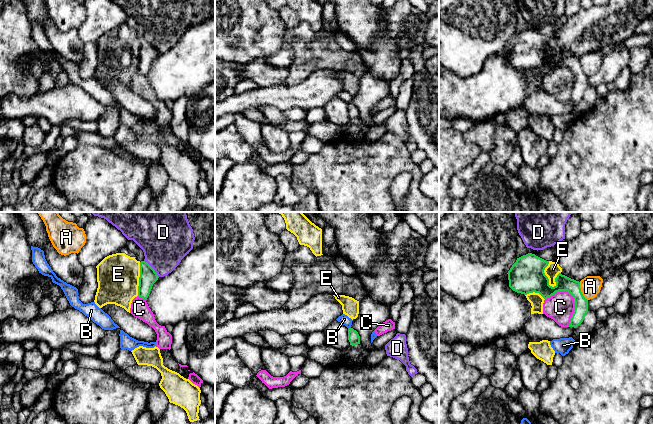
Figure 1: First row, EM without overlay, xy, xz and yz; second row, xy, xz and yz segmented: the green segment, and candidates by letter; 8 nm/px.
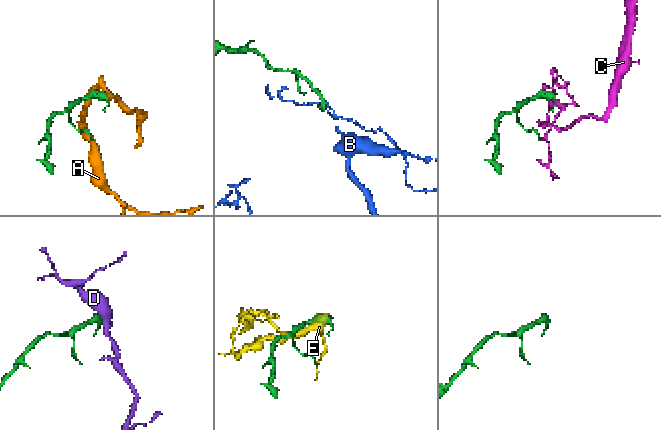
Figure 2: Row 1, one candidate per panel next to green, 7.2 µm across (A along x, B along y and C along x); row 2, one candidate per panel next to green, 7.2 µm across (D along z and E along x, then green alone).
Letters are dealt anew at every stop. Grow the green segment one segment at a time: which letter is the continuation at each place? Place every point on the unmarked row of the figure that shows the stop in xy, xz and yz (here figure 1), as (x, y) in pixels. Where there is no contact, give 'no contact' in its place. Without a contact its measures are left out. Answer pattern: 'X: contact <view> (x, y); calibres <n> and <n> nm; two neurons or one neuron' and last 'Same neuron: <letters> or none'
A: contact yz (580, 67); calibres 130 and 160 nm; two neurons
B: contact xz (349, 104); calibres 90 and 80 nm; two neurons
C: contact yz (575, 81); calibres 130 and 220 nm; two neurons
D: contact xy (153, 45); calibres 140 and 360 nm; two neurons
E: contact yz (545, 51); calibres 280 and 110 nm; two neurons
Same neuron: none

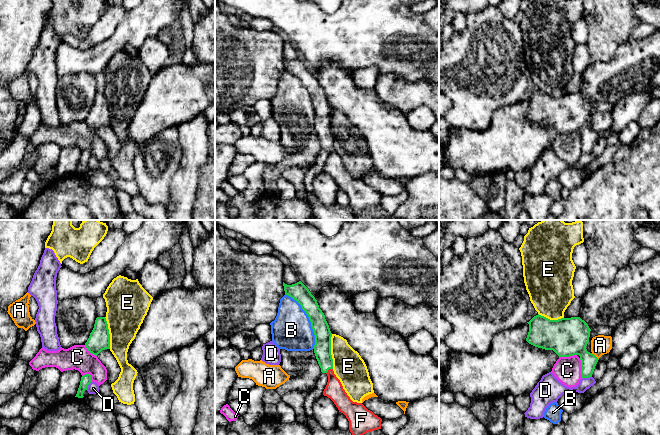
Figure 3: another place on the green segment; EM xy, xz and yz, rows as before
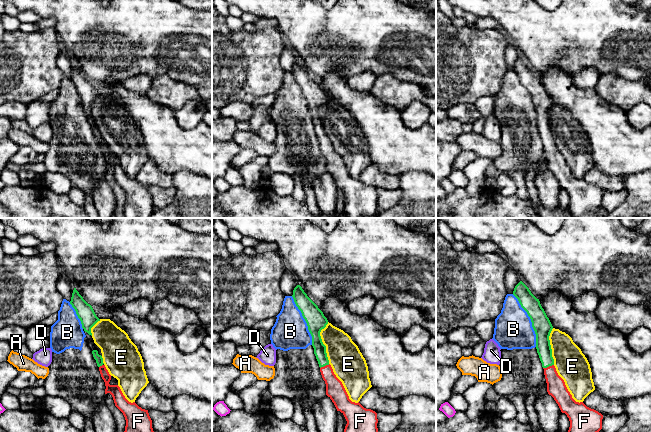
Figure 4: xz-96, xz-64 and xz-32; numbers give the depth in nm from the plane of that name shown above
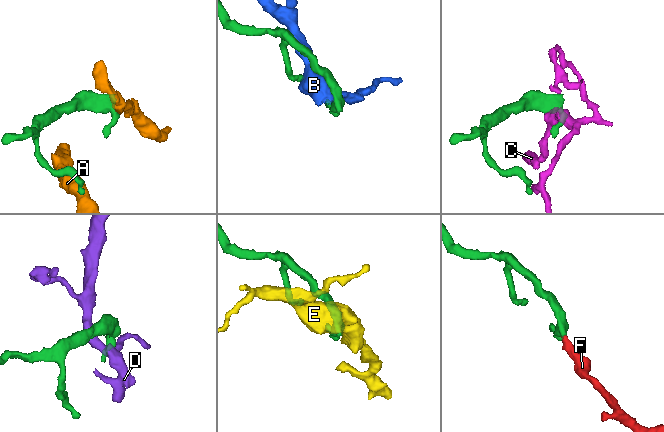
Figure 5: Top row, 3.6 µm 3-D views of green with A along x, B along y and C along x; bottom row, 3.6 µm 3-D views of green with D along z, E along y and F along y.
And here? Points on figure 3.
A: contact yz (595, 132); calibres 280 and 160 nm; two neurons
B: contact xz (309, 95); calibres 140 and 320 nm; two neurons
C: contact yz (582, 144); calibres 260 and 220 nm; two neurons
D: contact yz (586, 153); calibres 130 and 110 nm; two neurons
E: contact xz (330, 127); calibres 140 and 260 nm; two neurons
F: contact xz (328, 145); calibres 140 and 150 nm; one neuron
Same neuron: F

